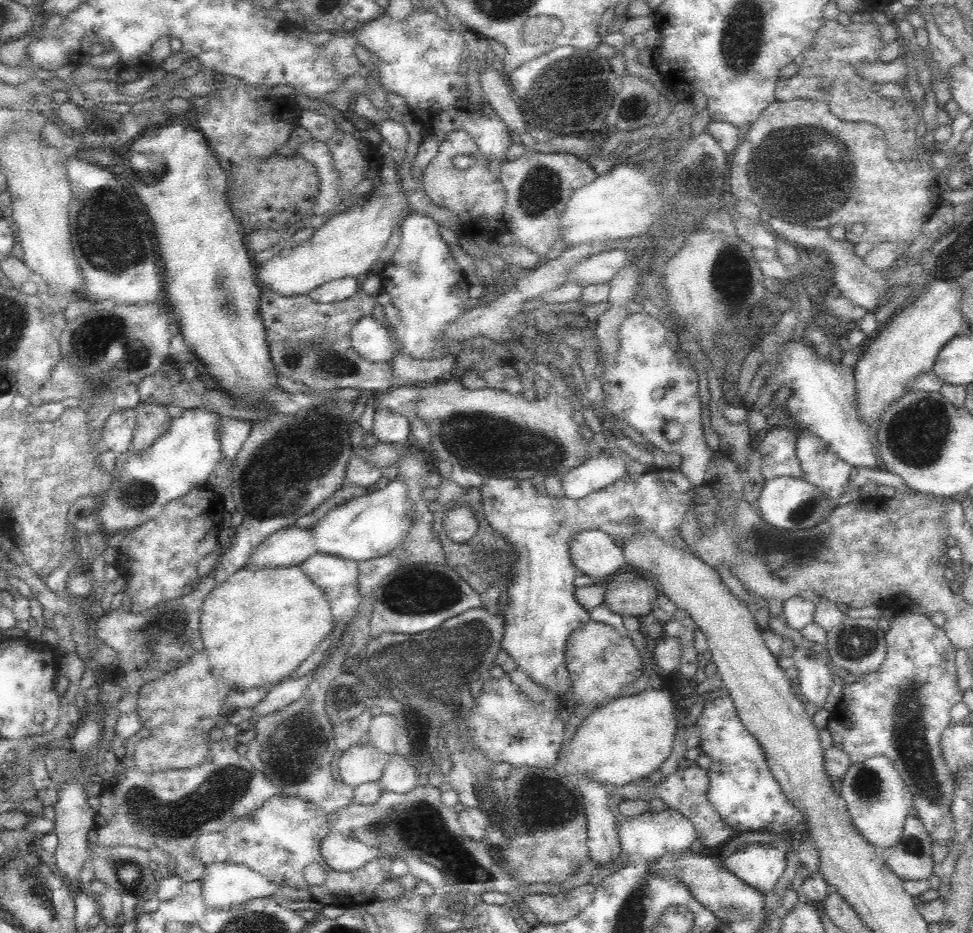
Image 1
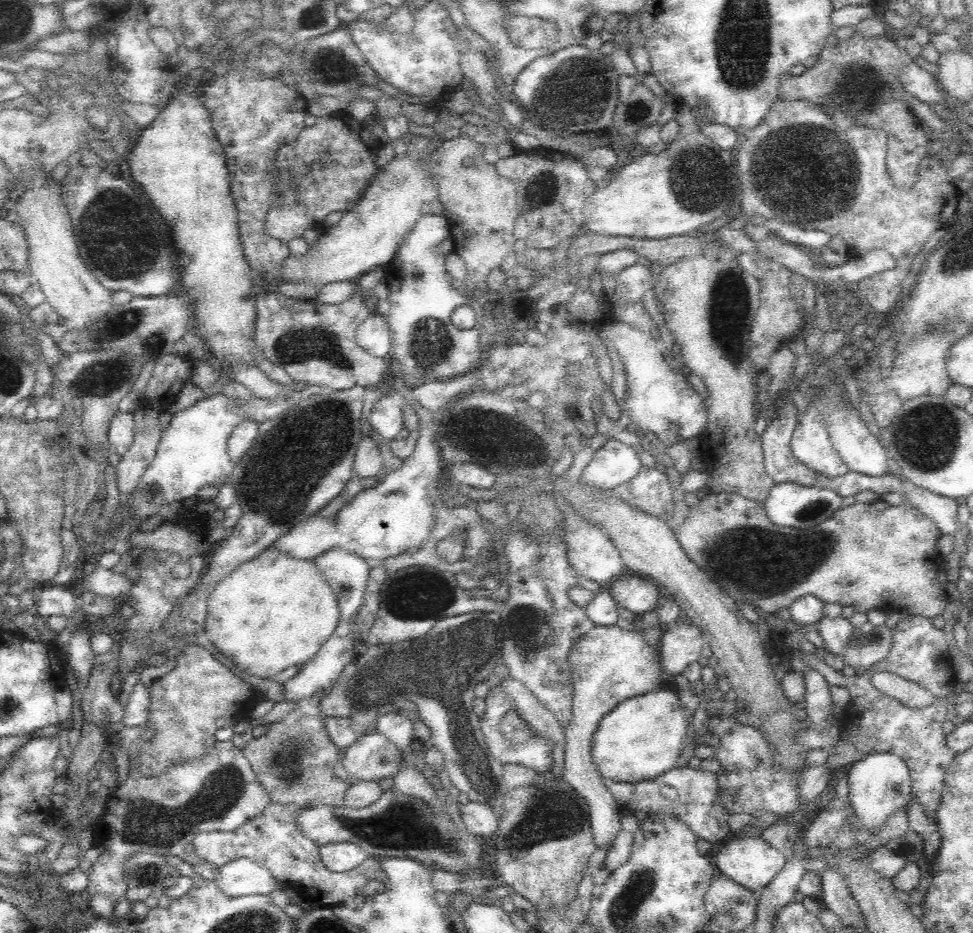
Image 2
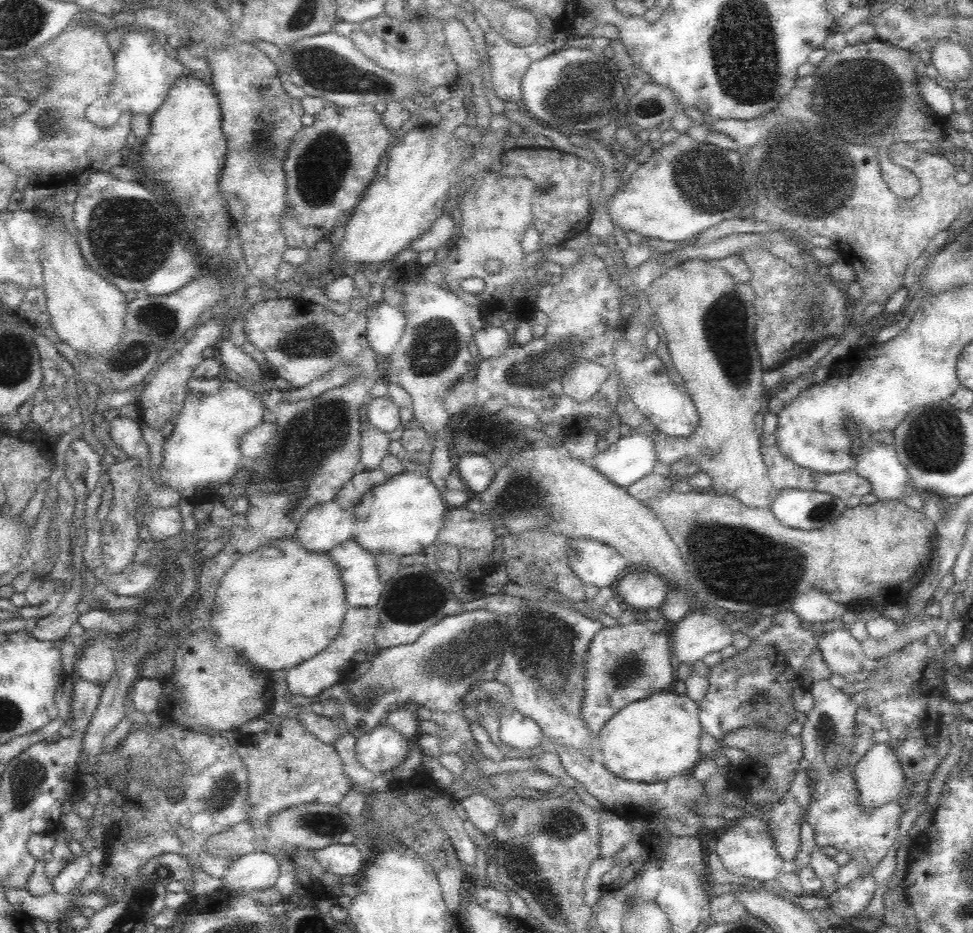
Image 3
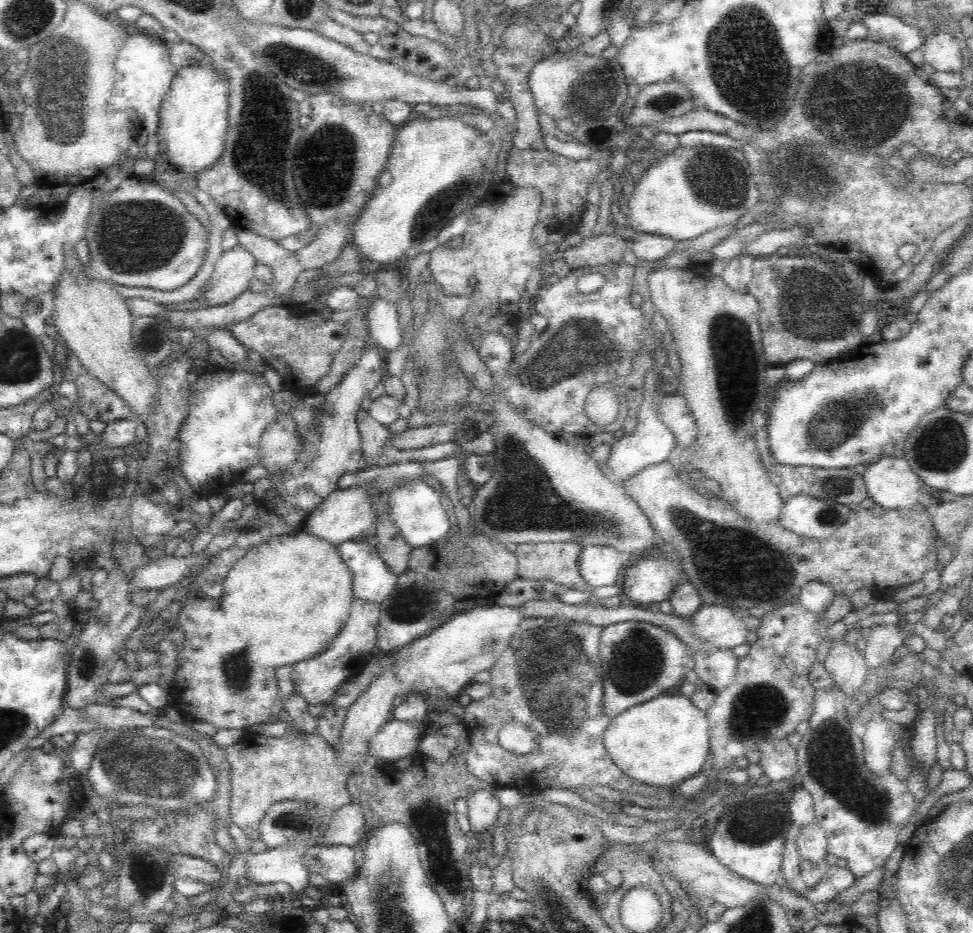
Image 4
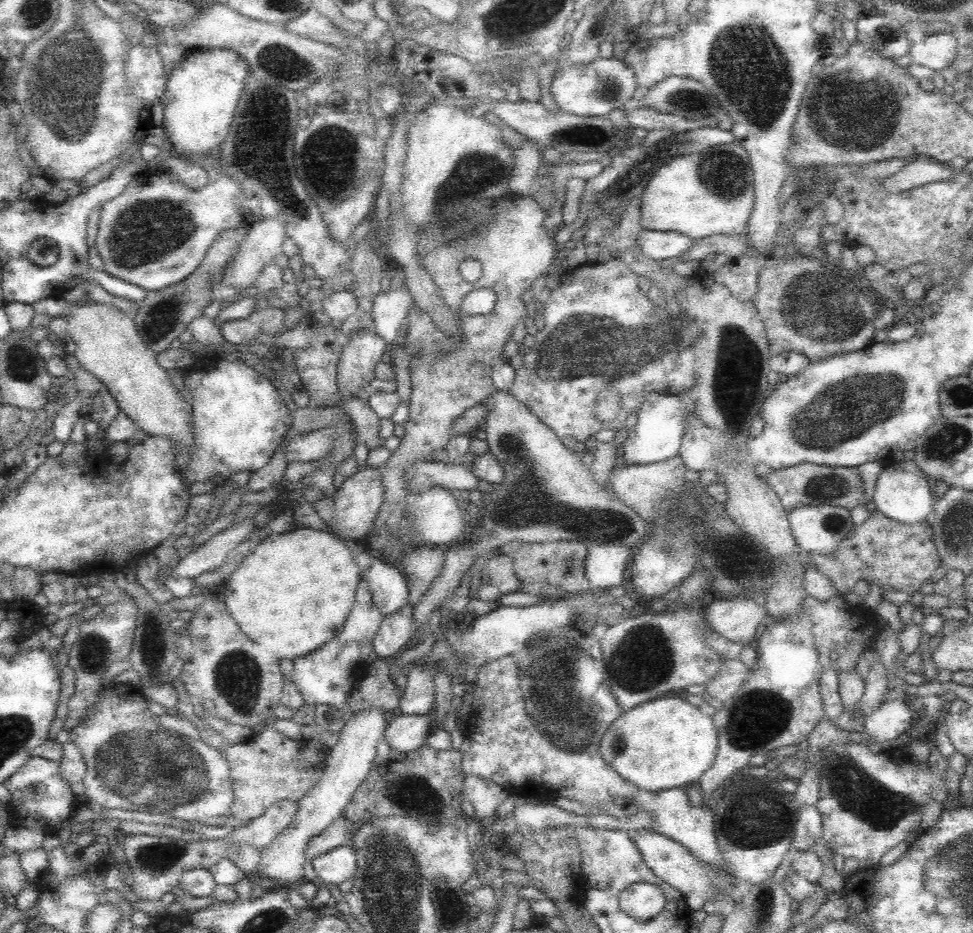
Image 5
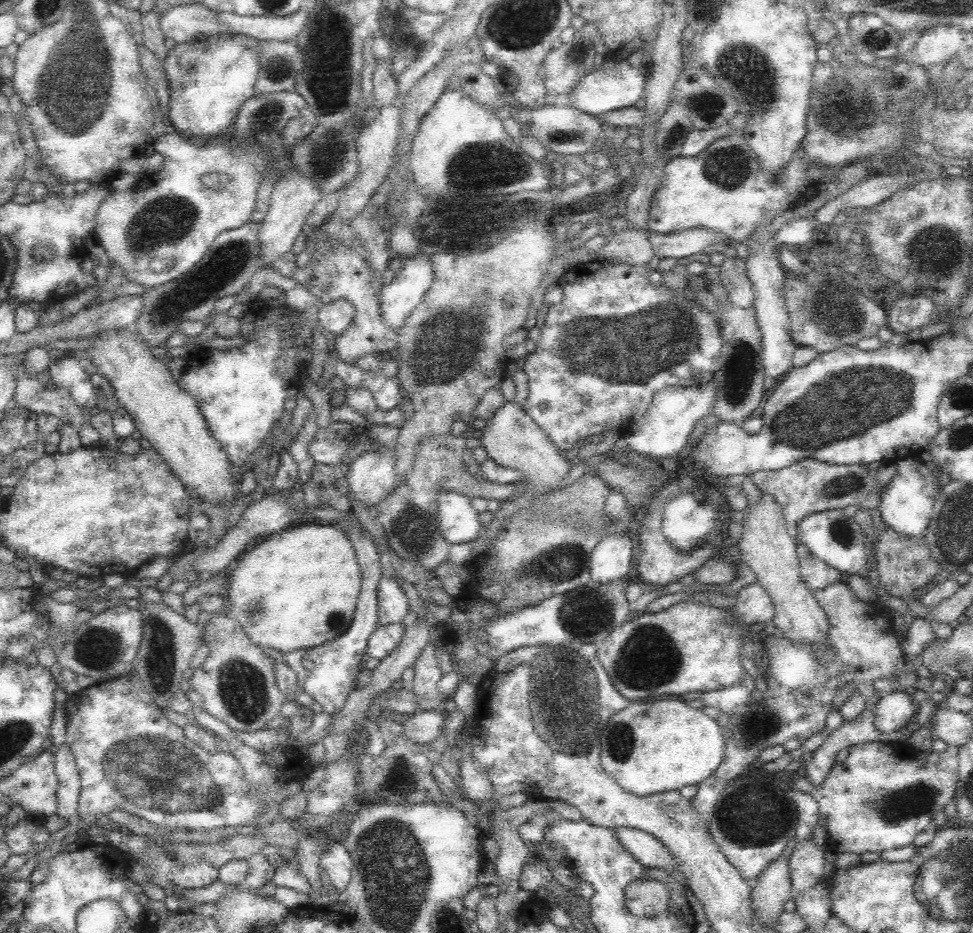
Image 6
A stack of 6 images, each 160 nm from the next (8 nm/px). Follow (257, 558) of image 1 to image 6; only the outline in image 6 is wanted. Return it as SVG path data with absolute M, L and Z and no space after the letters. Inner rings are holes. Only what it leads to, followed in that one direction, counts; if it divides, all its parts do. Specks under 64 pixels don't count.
M392 450L366 451L355 458L349 464L349 470L345 476L346 481L348 481L348 489L352 493L354 505L360 503L362 507L371 507L382 502L390 494L390 491L393 491L398 485L396 484L396 471L394 471L394 468L396 468L396 461L394 461Z

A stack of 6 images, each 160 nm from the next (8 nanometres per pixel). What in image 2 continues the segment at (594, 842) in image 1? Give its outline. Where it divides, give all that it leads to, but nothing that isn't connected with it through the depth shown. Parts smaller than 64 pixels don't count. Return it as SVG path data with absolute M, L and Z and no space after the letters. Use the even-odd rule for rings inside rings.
M594 625L586 634L582 634L574 644L570 646L568 652L568 664L571 670L573 680L573 704L572 704L572 720L568 722L568 726L564 727L565 732L565 756L562 769L563 780L570 784L579 796L584 798L588 804L590 812L590 821L594 843L597 848L608 848L612 846L612 842L616 841L618 834L621 832L622 810L616 805L614 796L605 786L606 780L594 765L592 757L592 734L598 728L598 722L602 720L604 714L608 714L610 710L622 700L632 696L638 696L653 690L656 684L660 682L662 674L662 665L660 664L659 651L657 647L646 643L644 639L643 629L637 626L633 630L624 630L618 625L600 626Z

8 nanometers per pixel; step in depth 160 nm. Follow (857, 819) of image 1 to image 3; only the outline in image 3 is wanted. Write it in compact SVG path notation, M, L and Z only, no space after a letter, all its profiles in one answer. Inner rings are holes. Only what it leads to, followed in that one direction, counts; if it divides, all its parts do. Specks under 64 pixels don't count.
M874 742L854 769L855 782L865 808L886 807L888 802L898 802L899 798L910 792L904 770L900 767L892 745L888 745L888 743Z

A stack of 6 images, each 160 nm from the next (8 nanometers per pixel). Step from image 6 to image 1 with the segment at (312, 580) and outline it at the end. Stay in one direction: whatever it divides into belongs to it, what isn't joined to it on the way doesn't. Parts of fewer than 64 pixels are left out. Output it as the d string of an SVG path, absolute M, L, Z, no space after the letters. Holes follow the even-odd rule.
M288 566L288 568L246 568L238 570L238 573L232 574L224 582L221 582L213 588L204 599L199 620L199 631L202 637L204 648L210 656L210 671L216 674L218 682L226 684L232 691L242 692L250 688L268 686L274 682L280 682L288 678L291 672L294 672L315 650L322 649L327 643L328 633L332 632L334 625L330 603L324 595L324 591L316 586L307 575L298 568L298 566Z

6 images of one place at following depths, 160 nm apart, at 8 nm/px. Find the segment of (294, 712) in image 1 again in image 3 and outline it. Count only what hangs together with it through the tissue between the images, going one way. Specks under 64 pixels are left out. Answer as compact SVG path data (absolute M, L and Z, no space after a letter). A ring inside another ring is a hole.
M284 716L266 732L243 736L234 747L248 770L250 823L266 821L298 804L339 805L354 789L333 744L318 740L297 718Z

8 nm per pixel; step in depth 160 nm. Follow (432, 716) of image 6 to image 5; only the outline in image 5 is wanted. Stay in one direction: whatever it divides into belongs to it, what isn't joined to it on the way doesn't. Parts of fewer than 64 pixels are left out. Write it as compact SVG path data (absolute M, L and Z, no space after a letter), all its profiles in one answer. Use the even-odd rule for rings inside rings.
M402 714L387 722L384 739L390 748L399 753L418 750L426 745L431 729L427 715Z

